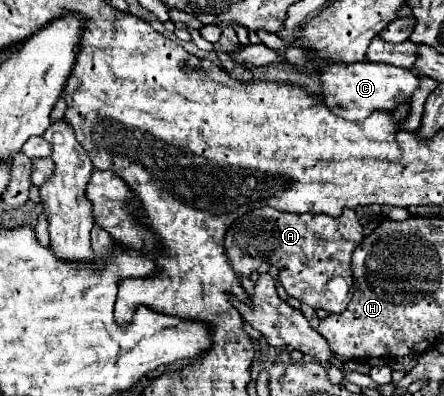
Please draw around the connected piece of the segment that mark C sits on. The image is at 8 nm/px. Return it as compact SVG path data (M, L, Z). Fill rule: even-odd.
M353 63L353 65L329 65L321 73L321 97L323 103L337 115L349 121L361 121L373 111L391 111L395 105L413 97L419 87L419 77L407 69L385 63Z

